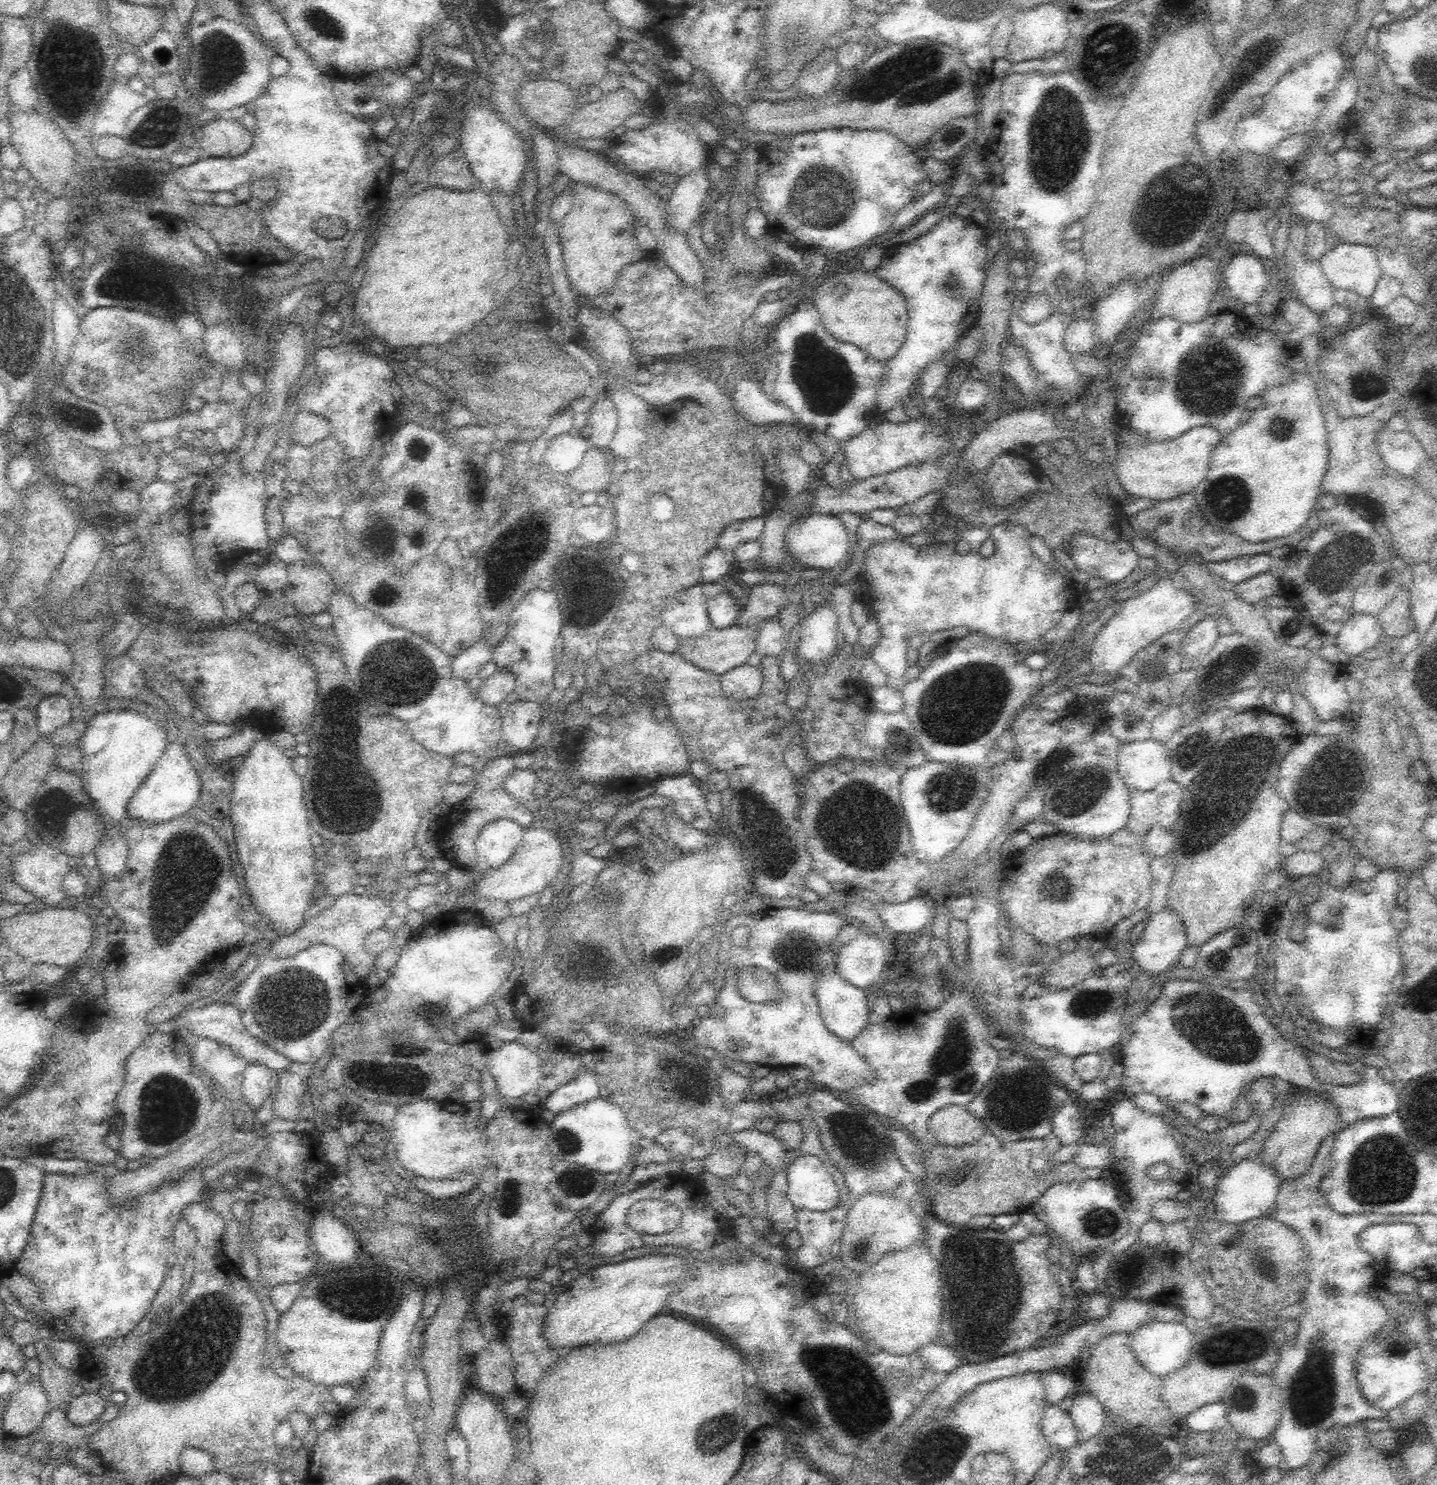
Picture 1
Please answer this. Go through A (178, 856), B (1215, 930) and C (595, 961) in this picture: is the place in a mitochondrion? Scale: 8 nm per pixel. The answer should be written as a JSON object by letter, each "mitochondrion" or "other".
{"A":"mitochondrion","B":"other","C":"other"}

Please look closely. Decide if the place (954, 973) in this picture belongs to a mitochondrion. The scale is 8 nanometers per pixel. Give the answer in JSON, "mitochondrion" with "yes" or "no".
{"mitochondrion":"no"}

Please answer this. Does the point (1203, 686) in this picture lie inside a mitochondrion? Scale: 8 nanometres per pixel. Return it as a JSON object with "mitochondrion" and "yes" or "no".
{"mitochondrion":"no"}

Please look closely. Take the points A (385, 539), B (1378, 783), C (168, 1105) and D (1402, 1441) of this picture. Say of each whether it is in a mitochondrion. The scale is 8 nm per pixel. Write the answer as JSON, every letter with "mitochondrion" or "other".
{"A":"mitochondrion","B":"other","C":"mitochondrion","D":"other"}

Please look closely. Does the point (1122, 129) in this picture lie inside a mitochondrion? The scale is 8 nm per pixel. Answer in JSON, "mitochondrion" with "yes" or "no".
{"mitochondrion":"no"}

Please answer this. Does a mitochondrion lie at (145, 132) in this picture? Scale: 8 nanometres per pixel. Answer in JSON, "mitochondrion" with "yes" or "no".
{"mitochondrion":"yes"}

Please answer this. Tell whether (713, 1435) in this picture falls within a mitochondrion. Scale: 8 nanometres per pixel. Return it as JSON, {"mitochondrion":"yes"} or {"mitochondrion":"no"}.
{"mitochondrion":"yes"}

